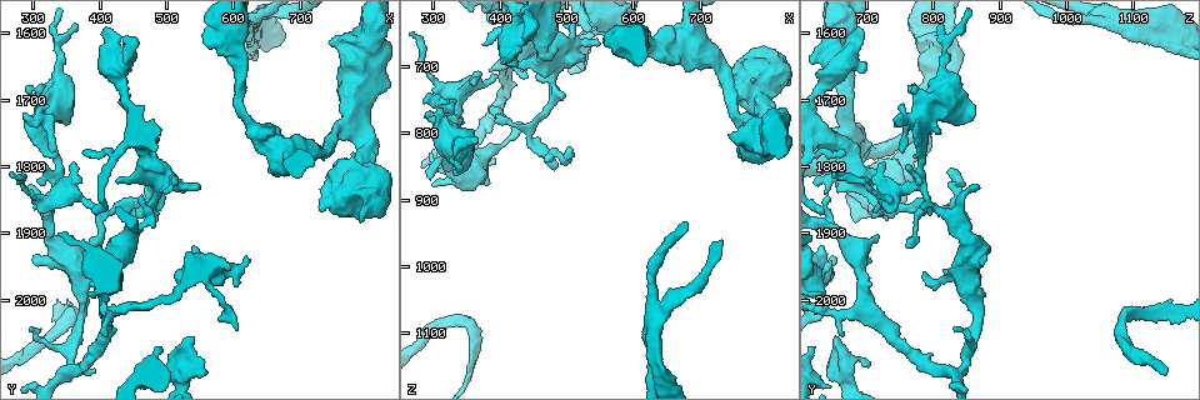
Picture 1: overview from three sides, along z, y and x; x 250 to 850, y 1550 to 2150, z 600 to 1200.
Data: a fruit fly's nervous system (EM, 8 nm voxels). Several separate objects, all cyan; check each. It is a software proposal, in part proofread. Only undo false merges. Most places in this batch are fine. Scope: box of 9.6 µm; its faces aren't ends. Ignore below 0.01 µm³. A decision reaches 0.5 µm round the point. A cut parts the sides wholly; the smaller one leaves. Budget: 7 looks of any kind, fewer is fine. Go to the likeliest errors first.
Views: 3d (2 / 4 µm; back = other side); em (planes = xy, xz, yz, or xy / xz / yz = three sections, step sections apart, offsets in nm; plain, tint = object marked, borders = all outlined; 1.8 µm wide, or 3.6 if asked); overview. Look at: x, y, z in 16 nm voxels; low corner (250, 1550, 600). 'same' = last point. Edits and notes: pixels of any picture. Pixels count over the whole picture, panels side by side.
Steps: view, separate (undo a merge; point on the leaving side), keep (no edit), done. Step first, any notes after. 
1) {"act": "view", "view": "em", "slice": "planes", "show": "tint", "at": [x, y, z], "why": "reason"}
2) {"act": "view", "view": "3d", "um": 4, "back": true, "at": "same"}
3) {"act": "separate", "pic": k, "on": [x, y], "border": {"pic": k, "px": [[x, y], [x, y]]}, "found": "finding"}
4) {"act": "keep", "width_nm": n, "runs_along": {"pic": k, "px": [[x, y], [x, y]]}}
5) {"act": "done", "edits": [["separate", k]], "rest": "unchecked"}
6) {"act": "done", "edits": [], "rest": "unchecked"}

{"act": "view", "view": "3d", "um": 2, "at": [425, 2015, 635], "why": "two arms at a narrow angle"}

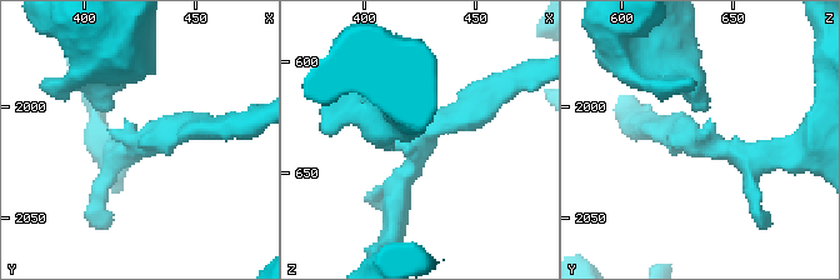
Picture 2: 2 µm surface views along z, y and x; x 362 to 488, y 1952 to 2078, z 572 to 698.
{"act": "view", "view": "em", "slice": "planes", "show": "borders", "at": [424, 2017, 638], "why": "shape alone is not enough"}

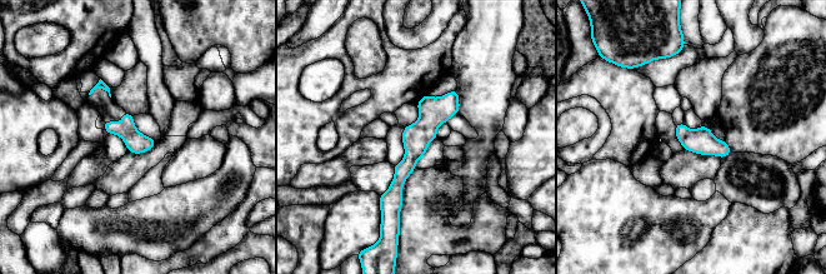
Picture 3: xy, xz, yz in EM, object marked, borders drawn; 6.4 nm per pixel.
{"act": "keep", "runs_along": {"pic": 3, "px": [[455, 94], [415, 139], [390, 209]]}, "found": "continuous, no second cell"}

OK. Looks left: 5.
{"act": "view", "view": "em", "slice": "planes", "show": "tint", "at": [790, 1795, 745], "why": "calibre changes"}

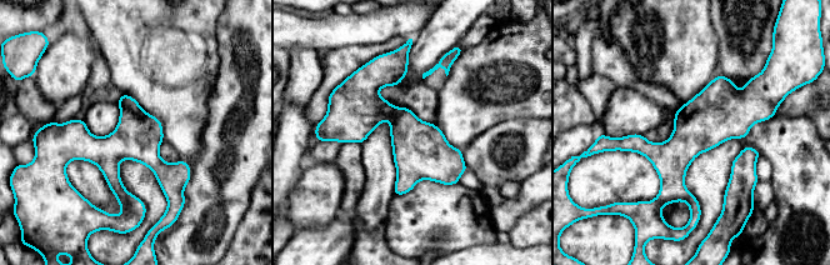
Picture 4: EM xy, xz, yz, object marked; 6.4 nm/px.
{"act": "keep", "width_nm": 300, "runs_along": {"pic": 4, "px": [[58, 126], [186, 178]]}, "found": "all the same cell"}

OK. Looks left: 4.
{"act": "view", "view": "em", "slice": "xz", "step": 16, "show": "tint", "at": [525, 2115, 665], "why": "sharp bend"}

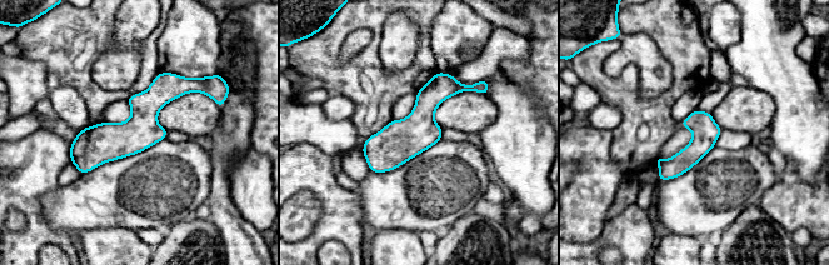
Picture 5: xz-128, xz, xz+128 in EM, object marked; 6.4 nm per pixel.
{"act": "view", "view": "em", "slice": "yz", "step": 4, "show": "borders", "at": "same"}

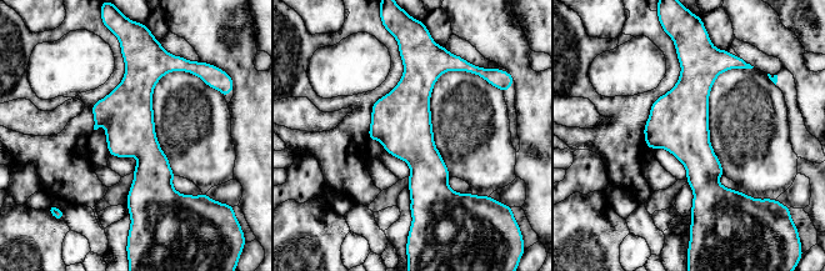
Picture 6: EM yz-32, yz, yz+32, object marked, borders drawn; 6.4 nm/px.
{"act": "keep", "found": "continuous, no second cell"}

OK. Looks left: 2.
{"act": "done", "edits": [], "rest": "unchecked"}

